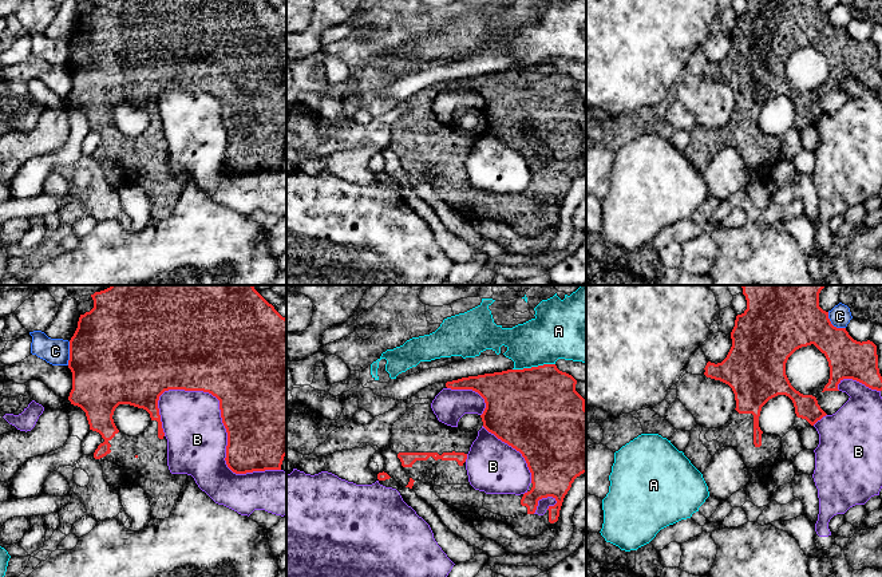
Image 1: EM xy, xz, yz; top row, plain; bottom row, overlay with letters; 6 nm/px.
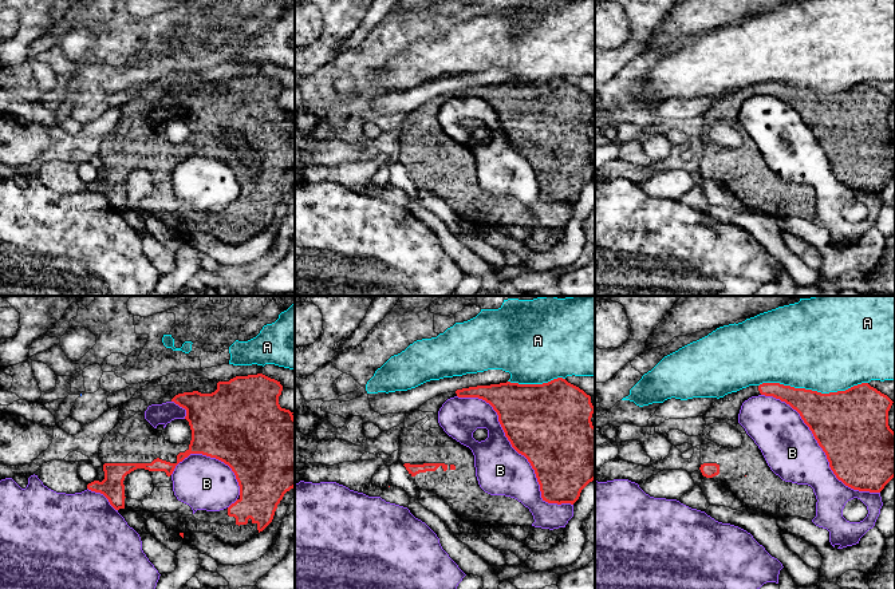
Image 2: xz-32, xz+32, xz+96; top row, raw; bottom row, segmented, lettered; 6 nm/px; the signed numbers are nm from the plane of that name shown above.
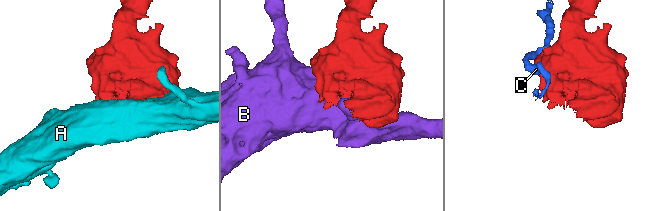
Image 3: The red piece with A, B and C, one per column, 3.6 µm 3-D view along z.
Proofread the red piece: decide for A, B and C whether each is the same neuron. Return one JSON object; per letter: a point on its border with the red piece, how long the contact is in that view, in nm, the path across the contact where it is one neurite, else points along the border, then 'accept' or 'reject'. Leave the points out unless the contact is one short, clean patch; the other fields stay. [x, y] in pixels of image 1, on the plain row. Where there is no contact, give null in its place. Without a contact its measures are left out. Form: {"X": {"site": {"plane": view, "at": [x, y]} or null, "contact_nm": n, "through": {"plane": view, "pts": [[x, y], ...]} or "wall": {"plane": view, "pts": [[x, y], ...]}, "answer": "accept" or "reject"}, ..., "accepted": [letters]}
{"A": {"site": {"plane": "xz", "at": [533, 67]}, "contact_nm": 260, "answer": "reject"}, "B": {"site": {"plane": "xy", "at": [226, 130]}, "contact_nm": 850, "answer": "reject"}, "C": {"site": {"plane": "yz", "at": [831, 24]}, "contact_nm": 150, "answer": "reject"}, "accepted": []}

